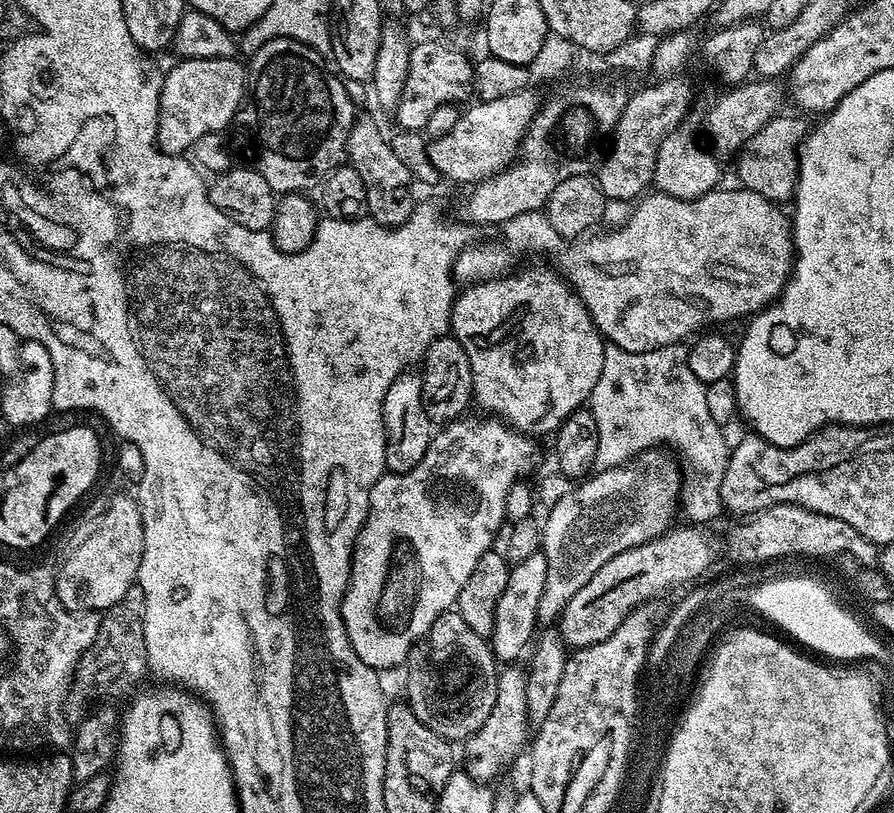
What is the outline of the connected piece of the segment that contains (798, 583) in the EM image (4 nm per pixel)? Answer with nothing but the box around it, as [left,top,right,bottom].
[752,576,875,662]

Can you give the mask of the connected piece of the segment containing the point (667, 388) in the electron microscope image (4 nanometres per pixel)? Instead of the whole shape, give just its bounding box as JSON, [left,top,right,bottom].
[590,343,706,469]

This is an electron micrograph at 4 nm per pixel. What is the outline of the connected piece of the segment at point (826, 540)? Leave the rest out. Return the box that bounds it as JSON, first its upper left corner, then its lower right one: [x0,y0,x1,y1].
[728,504,877,565]

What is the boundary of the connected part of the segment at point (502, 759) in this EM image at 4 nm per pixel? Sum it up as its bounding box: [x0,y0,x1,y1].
[462,666,530,782]

